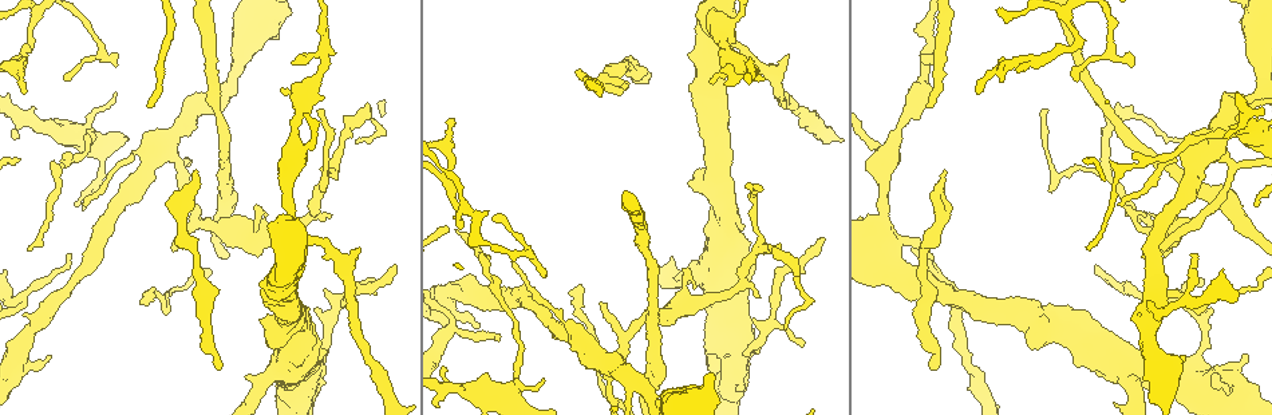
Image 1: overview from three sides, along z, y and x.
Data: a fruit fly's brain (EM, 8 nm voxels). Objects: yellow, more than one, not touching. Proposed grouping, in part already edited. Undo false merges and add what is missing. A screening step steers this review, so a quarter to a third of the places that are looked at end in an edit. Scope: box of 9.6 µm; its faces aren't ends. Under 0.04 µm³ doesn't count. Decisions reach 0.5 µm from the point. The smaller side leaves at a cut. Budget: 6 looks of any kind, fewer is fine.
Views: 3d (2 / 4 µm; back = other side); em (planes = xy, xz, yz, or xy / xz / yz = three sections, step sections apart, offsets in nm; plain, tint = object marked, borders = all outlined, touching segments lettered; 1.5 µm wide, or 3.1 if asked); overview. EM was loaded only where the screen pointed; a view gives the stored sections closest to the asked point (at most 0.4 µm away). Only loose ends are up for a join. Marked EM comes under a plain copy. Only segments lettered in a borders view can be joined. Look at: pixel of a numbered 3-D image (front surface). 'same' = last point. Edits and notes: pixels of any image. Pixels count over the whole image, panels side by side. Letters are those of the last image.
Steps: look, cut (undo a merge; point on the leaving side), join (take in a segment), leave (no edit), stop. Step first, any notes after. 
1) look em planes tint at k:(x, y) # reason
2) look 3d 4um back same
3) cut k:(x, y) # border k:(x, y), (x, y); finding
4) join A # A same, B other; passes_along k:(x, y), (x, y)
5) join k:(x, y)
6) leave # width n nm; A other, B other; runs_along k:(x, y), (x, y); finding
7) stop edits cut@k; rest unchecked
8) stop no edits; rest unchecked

look em planes borders at 1:(493, 216) # thin end

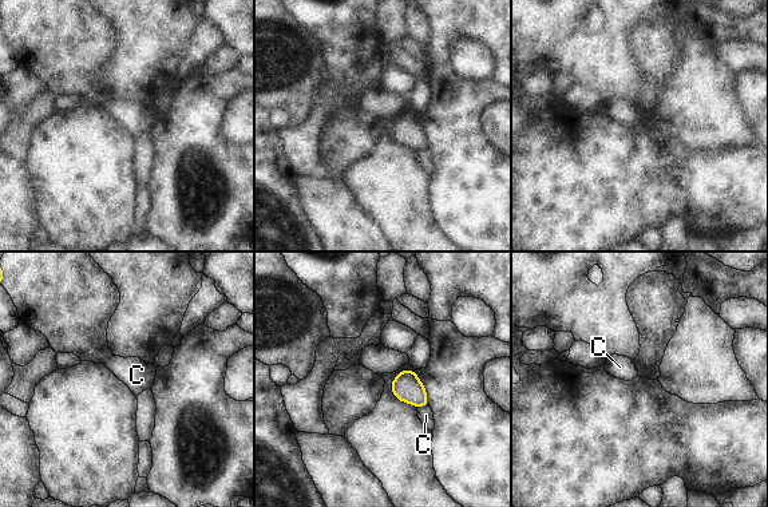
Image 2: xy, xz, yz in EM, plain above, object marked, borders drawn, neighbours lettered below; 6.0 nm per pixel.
leave # width 100 nm; C other; border 2:(427, 404), (416, 408); no lettered segment goes on from it

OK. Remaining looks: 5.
look 3d 4um at 1:(443, 365) # branch stops here

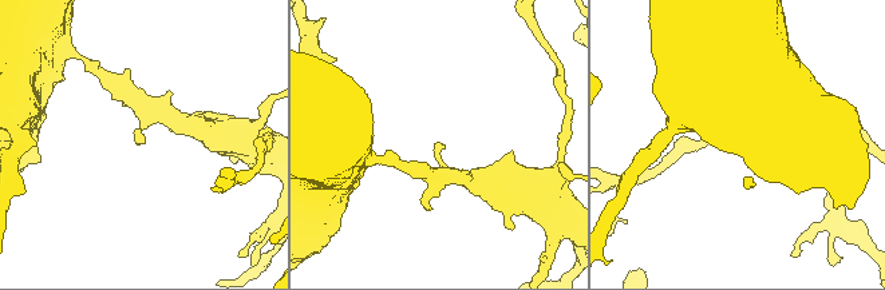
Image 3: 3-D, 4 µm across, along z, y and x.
look em xz step 8 borders at 3:(137, 142)

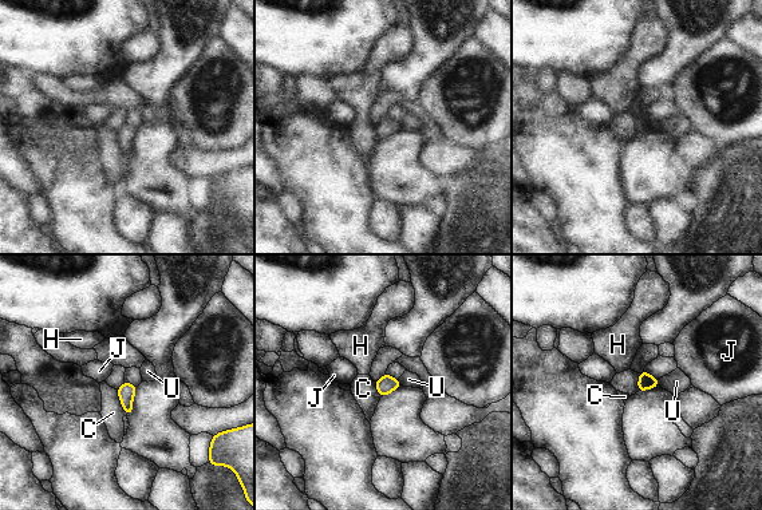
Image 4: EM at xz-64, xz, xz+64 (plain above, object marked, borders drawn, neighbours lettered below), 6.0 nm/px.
leave # C other, H other, J other, U other; border 4:(115, 390), (126, 415); no lettered segment goes on from it

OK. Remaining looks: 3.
look em planes tint at 1:(1151, 214) # free end

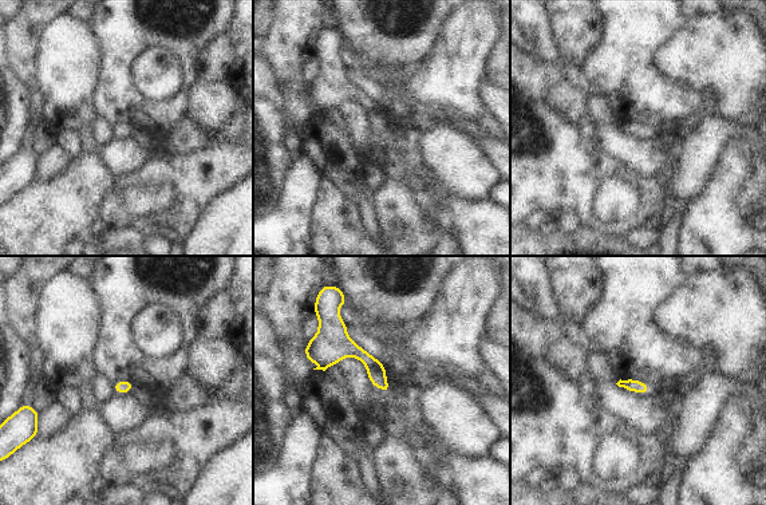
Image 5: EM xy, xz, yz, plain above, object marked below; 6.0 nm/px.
look em planes borders same # what lies round it

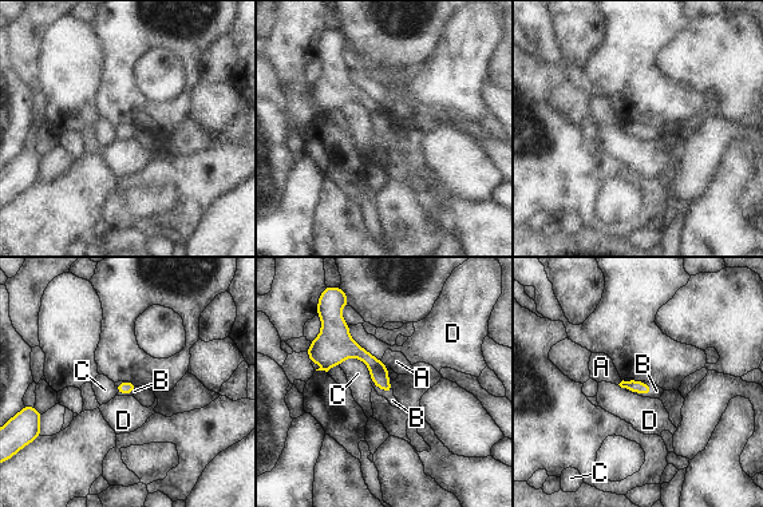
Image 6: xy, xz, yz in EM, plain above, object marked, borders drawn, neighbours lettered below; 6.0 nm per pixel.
join 6:(656, 391) # longest_contact D 280 nm; A other, B same, C other, D other; passes_along 6:(633, 385), (640, 392), (656, 391); it goes on there

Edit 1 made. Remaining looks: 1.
stop edits join@6; rest unchecked

